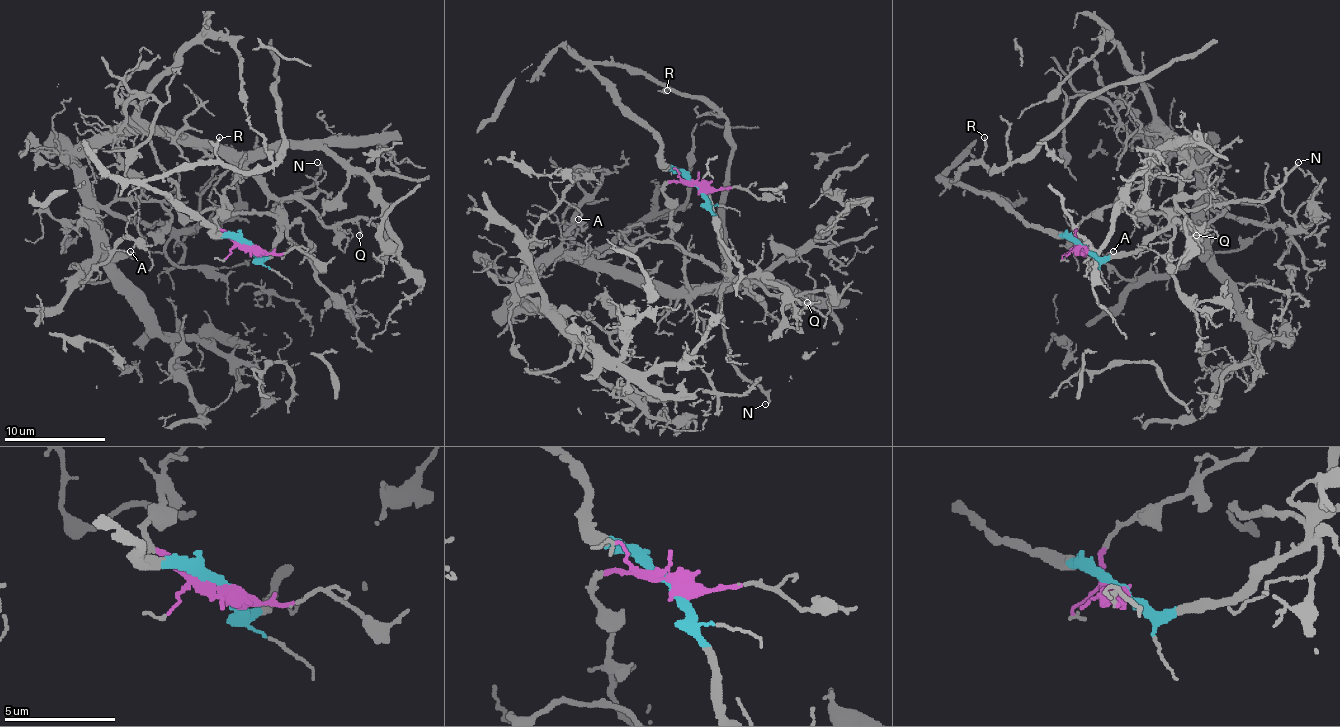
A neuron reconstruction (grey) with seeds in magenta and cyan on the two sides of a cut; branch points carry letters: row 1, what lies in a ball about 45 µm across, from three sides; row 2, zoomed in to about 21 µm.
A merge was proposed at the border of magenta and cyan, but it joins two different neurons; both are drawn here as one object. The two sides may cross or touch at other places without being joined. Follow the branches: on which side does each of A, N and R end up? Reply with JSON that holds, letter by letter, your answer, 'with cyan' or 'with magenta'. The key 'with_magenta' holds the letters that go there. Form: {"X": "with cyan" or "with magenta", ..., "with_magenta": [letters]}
{"A": "with magenta", "N": "with cyan", "R": "with cyan", "with_magenta": ["A"]}

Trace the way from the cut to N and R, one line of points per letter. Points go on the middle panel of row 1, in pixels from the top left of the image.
N: (697, 189), (717, 224), (717, 242), (727, 265), (727, 280), (720, 290), (727, 359), (768, 397), (765, 404)
R: (697, 189), (667, 163), (661, 143), (593, 67), (618, 64), (656, 80), (664, 92), (667, 90)

